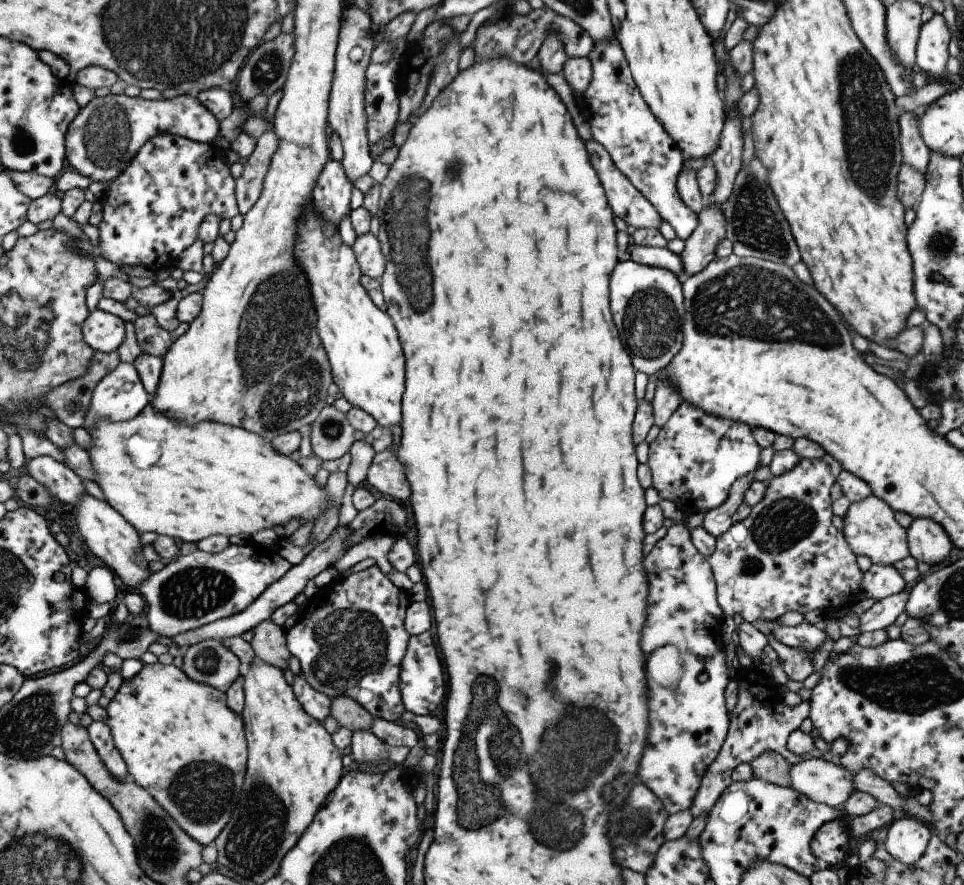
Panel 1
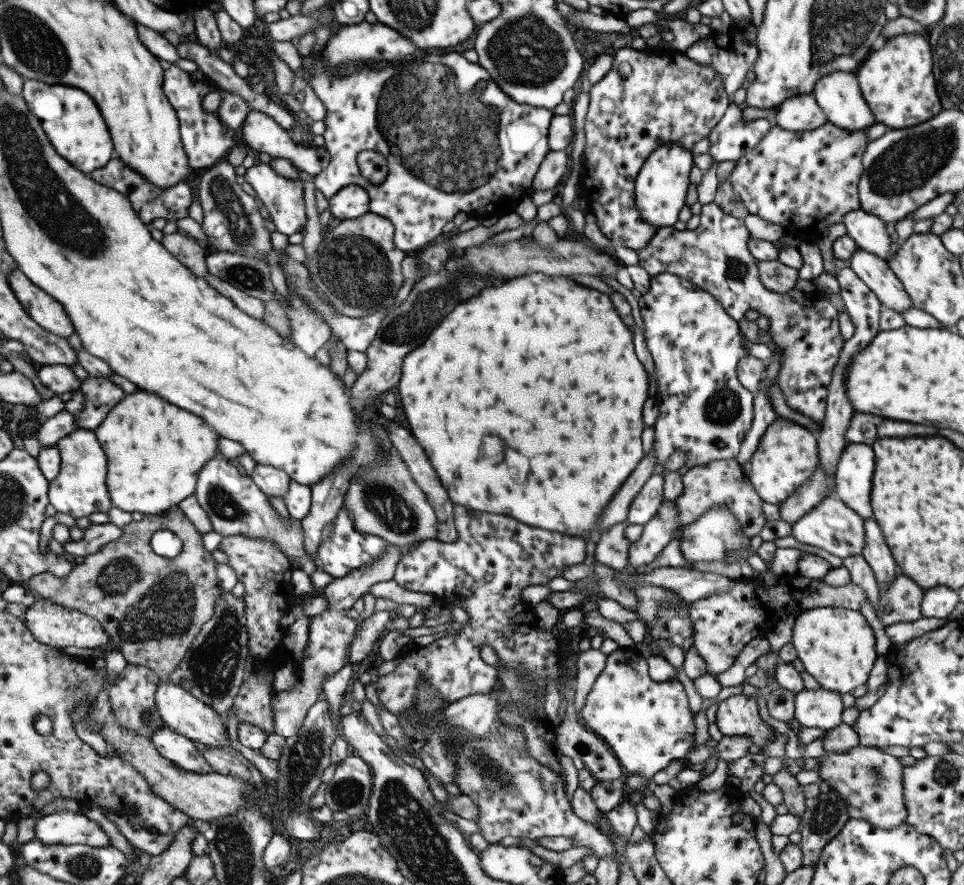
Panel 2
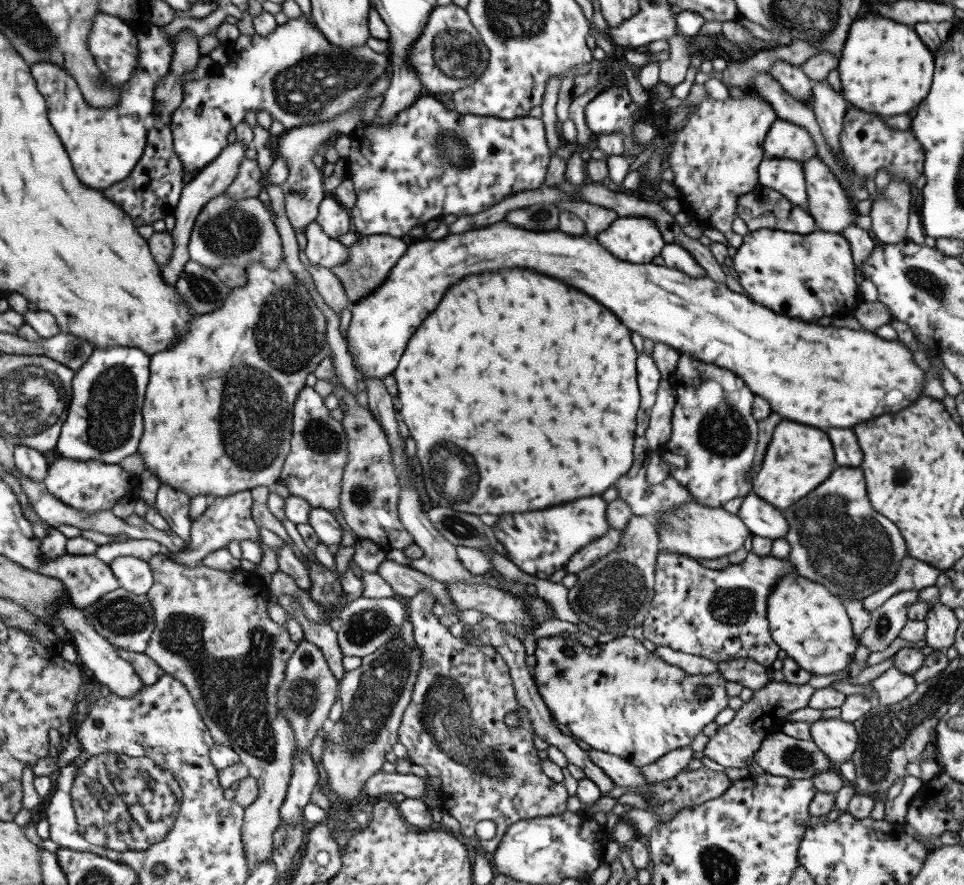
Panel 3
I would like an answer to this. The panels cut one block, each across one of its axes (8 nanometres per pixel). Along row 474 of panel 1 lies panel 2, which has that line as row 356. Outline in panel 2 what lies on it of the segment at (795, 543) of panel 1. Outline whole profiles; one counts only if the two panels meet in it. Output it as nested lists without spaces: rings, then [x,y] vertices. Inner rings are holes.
[[[714,202],[704,204],[699,216],[700,226],[696,230],[686,229],[679,232],[673,226],[658,229],[652,240],[637,252],[638,259],[640,259],[639,266],[651,276],[666,272],[688,279],[716,297],[724,310],[737,321],[744,317],[747,310],[758,310],[760,315],[766,316],[770,322],[767,333],[772,337],[773,353],[777,348],[781,352],[781,367],[776,383],[783,390],[786,402],[792,407],[792,410],[822,423],[827,409],[826,397],[832,371],[839,359],[842,345],[845,344],[840,334],[837,309],[830,300],[819,299],[810,307],[805,307],[803,302],[793,300],[788,293],[780,294],[768,290],[758,277],[756,260],[748,248],[751,236],[743,220],[732,217],[730,214],[724,214]]]

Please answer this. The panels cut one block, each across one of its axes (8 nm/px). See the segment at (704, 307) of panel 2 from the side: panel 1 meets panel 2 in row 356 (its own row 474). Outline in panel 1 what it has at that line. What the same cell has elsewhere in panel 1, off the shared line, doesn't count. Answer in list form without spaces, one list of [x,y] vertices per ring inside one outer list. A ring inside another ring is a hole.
[[[681,401],[674,414],[649,444],[652,487],[687,515],[719,507],[736,479],[759,468],[761,448],[747,424],[708,414]]]

